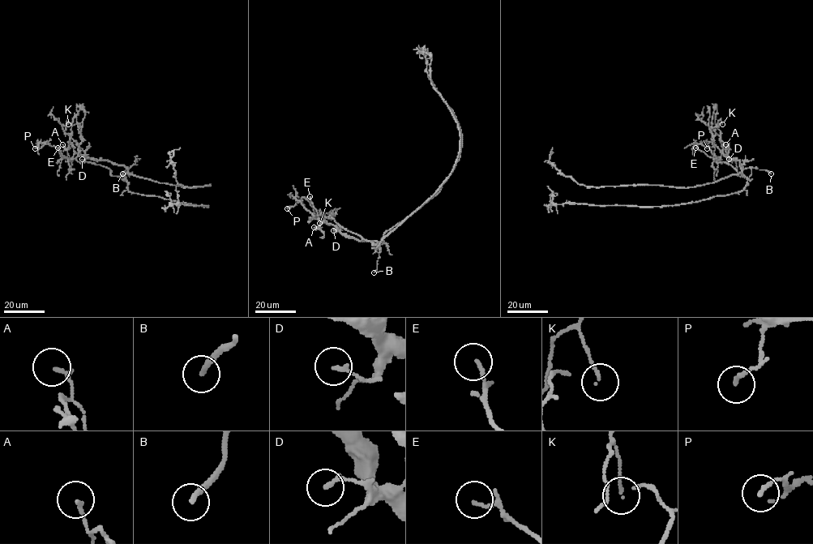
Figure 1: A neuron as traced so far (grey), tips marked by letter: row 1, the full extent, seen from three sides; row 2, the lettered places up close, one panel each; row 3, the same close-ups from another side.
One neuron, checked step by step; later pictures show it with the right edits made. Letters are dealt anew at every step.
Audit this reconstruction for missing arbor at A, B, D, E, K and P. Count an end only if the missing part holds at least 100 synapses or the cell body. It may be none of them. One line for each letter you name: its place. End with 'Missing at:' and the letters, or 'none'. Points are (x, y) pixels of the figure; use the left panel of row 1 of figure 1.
B: at (122, 173)
Missing at: B

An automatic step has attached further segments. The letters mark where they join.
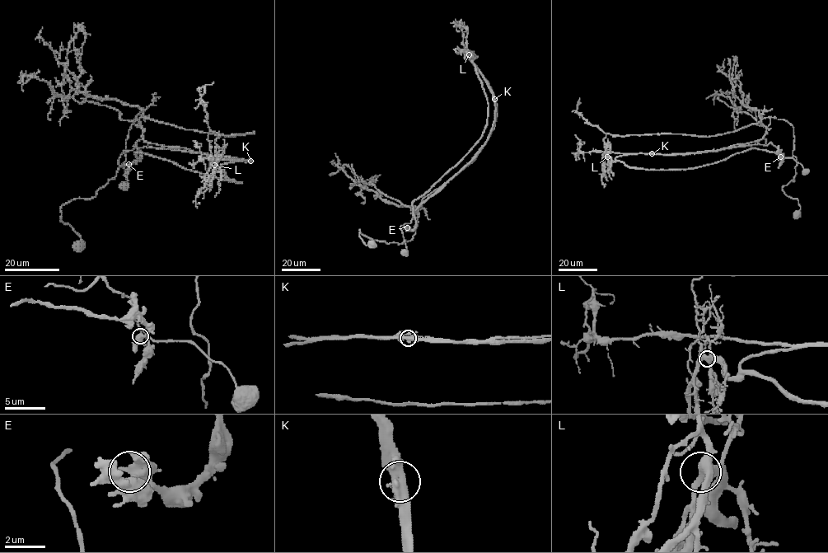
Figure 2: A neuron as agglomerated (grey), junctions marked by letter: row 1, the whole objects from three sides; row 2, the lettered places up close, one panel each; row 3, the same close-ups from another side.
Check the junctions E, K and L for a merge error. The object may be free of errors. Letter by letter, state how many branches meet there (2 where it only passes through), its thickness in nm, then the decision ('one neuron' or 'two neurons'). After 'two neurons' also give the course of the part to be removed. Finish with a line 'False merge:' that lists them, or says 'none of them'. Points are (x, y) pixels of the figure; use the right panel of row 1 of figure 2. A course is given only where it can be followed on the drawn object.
E: branches 4; calibre 400 nm; one neuron
K: branches 5; calibre 400 nm; two neurons; course (652, 153), (615, 159), (647, 170), (691, 169), (753, 147), (779, 152), (778, 168)
L: branches 4; calibre 480 nm; one neuron
False merge: K

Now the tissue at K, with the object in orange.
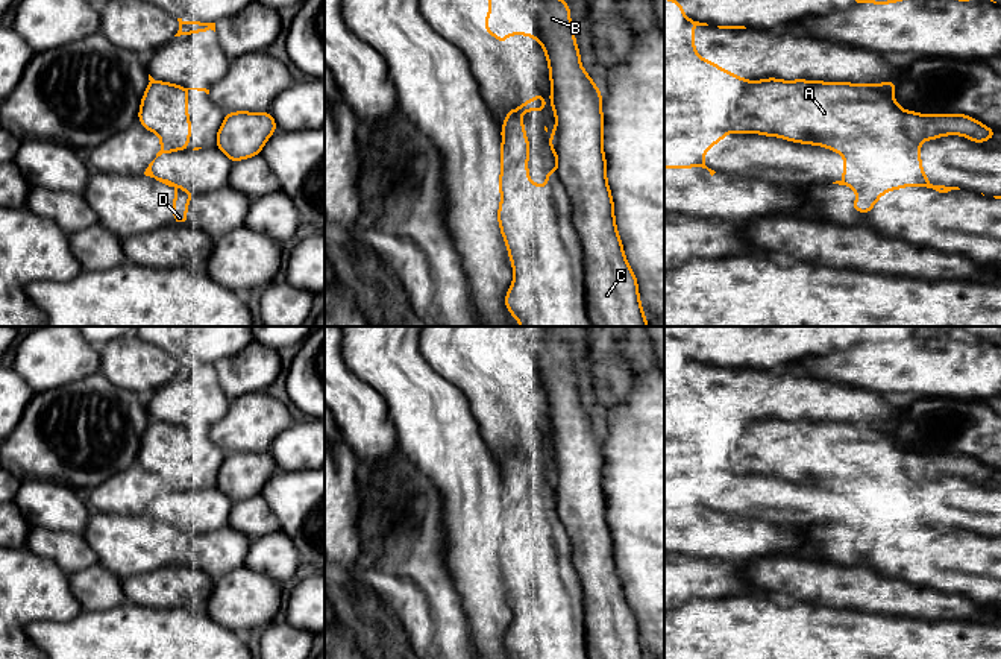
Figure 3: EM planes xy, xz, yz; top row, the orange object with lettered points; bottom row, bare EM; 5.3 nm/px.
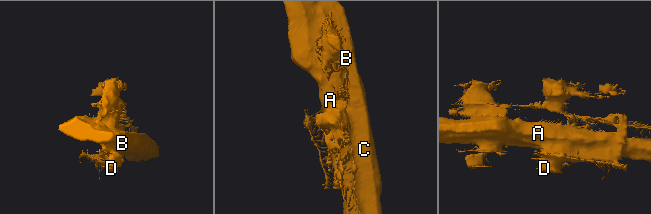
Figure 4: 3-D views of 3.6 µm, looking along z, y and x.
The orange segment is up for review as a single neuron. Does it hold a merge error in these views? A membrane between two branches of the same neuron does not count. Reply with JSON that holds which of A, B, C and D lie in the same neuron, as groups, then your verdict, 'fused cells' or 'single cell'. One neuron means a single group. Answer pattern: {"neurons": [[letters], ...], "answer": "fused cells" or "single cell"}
{"neurons": [["A", "D"], ["B", "C"]], "answer": "fused cells"}

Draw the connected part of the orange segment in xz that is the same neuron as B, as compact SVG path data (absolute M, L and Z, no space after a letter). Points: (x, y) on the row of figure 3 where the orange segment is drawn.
M487 0L485 30L505 44L508 35L535 38L544 50L555 129L548 140L557 158L557 179L572 205L572 222L582 248L587 316L592 326L648 326L637 278L629 267L614 219L614 202L607 182L602 147L602 96L581 65L581 56L564 0Z

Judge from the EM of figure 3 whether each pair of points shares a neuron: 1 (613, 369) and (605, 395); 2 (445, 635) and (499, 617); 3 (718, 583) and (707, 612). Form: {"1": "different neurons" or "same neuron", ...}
{"1": "same neuron", "2": "different neurons", "3": "different neurons"}

